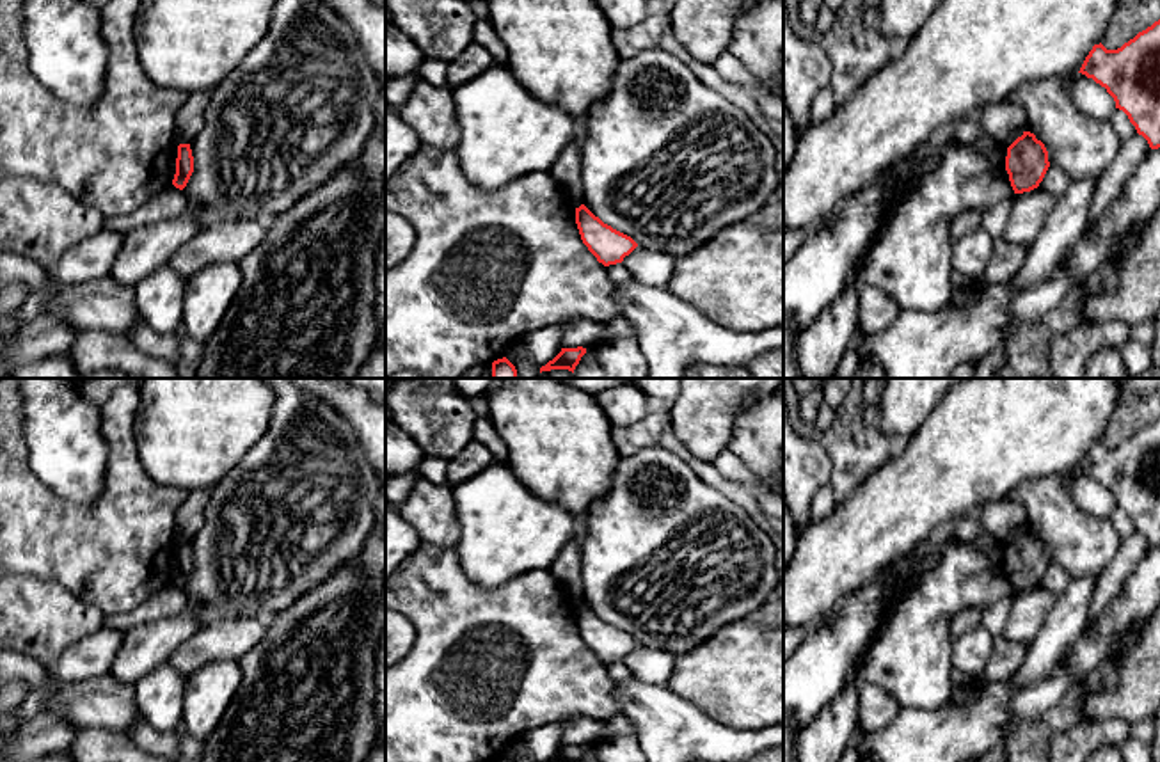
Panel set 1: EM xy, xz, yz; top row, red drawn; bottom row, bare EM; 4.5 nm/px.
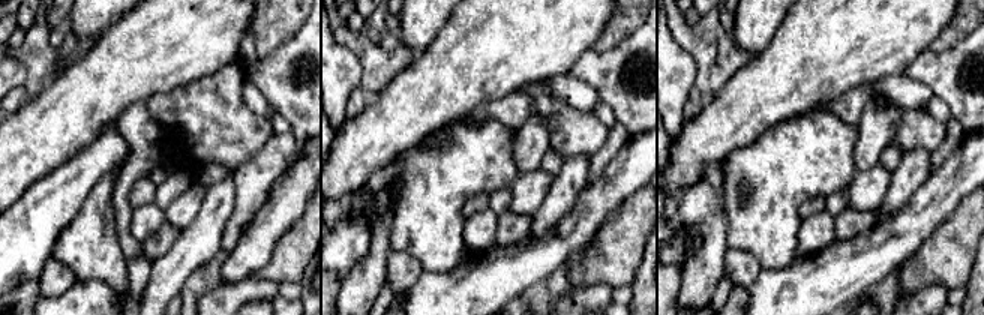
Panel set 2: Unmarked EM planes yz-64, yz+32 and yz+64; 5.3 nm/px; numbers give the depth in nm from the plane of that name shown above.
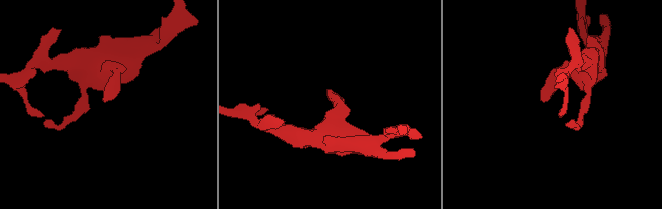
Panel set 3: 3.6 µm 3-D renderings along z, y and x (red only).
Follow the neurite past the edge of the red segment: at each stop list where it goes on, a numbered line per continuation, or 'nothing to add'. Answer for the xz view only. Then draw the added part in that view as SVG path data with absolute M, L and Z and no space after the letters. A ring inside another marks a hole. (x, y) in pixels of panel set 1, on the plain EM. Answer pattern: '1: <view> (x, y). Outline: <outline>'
nothing to add

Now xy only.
nothing to add

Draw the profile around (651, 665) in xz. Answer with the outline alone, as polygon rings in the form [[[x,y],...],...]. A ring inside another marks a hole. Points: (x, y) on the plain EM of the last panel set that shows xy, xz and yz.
[[[636,645],[624,655],[622,663],[631,670],[634,679],[668,686],[675,666],[675,655],[655,647]]]

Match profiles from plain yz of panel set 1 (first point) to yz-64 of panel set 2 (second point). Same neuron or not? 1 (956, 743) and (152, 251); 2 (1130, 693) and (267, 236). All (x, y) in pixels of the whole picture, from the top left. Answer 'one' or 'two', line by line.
1: two
2: two

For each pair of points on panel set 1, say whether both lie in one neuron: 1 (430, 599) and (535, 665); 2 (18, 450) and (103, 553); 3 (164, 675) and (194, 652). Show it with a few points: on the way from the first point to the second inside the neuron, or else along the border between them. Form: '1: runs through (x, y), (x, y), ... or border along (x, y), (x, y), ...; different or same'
1: runs through (457, 624), (494, 661), (508, 661); same
2: runs through (18, 478), (75, 537); same
3: border along (167, 661), (187, 675); different

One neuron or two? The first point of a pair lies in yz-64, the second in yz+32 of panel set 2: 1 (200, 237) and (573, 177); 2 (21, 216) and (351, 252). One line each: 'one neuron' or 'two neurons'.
1: one neuron
2: one neuron

